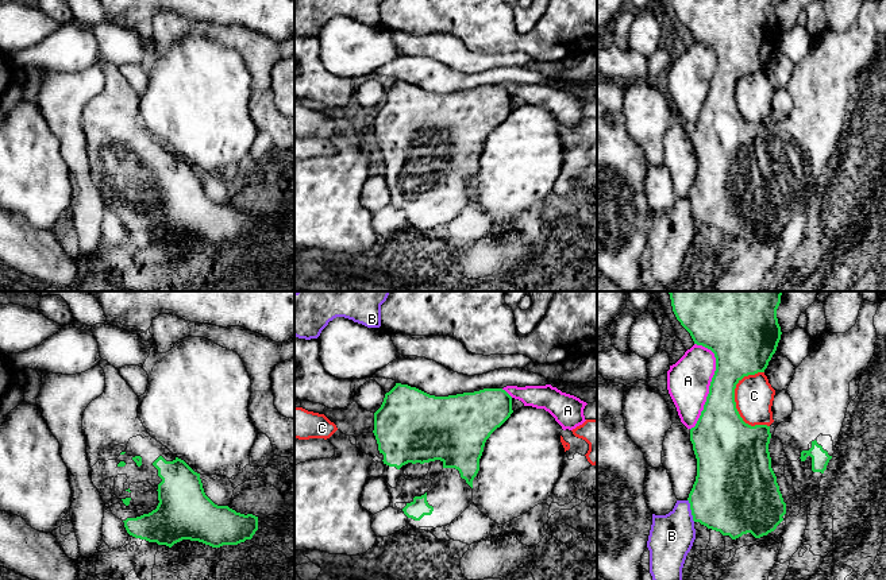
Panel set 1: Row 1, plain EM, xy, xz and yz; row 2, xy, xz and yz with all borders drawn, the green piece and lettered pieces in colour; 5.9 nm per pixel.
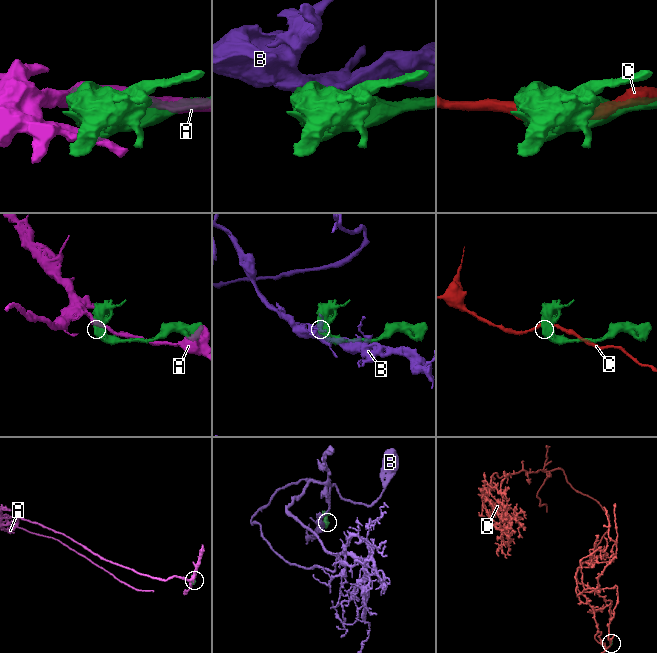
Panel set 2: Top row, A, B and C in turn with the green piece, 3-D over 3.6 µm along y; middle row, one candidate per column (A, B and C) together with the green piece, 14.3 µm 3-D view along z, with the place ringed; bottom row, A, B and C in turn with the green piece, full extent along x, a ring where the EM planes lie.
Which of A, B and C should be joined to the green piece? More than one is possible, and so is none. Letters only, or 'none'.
none

